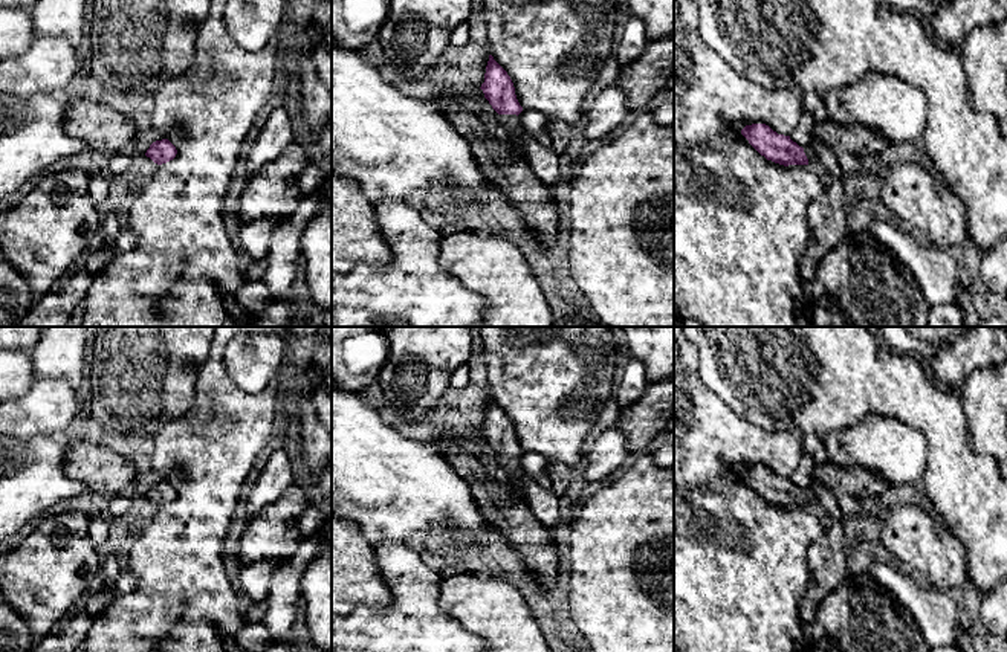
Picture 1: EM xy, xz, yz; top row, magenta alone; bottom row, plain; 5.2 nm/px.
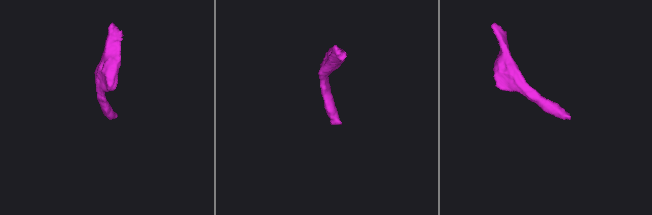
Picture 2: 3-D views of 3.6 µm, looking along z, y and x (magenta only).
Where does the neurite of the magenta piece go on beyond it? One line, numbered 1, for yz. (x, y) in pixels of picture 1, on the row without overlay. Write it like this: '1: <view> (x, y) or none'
1: yz (809, 493)

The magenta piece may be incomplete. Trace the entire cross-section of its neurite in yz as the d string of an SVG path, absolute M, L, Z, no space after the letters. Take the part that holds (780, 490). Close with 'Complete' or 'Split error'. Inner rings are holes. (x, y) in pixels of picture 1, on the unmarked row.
M766 466L746 467L741 476L767 502L788 507L819 507L811 487L802 490L790 478L778 476Z. Split error

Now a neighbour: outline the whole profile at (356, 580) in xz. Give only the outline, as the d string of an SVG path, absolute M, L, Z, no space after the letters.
M332 512L332 617L347 615L359 605L388 608L393 594L361 525Z

